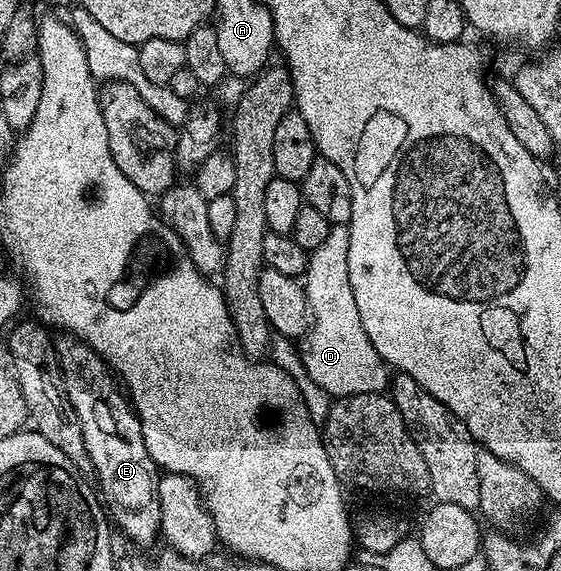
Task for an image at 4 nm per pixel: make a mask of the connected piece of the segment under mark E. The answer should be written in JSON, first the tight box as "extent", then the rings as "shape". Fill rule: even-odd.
{"extent":[54,333,162,547],"shape":[[[62,333],[54,339],[54,348],[58,350],[58,359],[62,363],[62,376],[66,382],[66,396],[68,401],[72,401],[72,409],[76,409],[76,417],[80,421],[80,433],[84,437],[84,449],[88,449],[88,457],[94,466],[93,478],[96,480],[96,487],[105,510],[113,526],[117,530],[119,527],[123,531],[119,532],[133,546],[135,543],[138,547],[150,547],[154,542],[159,542],[162,529],[158,496],[160,468],[154,464],[152,457],[148,457],[142,426],[130,406],[127,392],[120,386],[110,366],[87,343]]]}

